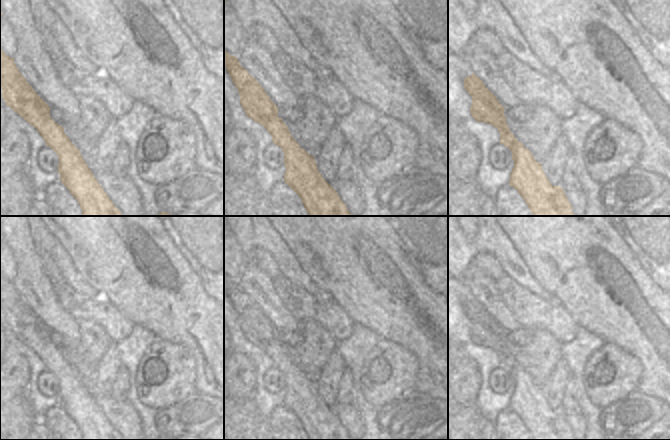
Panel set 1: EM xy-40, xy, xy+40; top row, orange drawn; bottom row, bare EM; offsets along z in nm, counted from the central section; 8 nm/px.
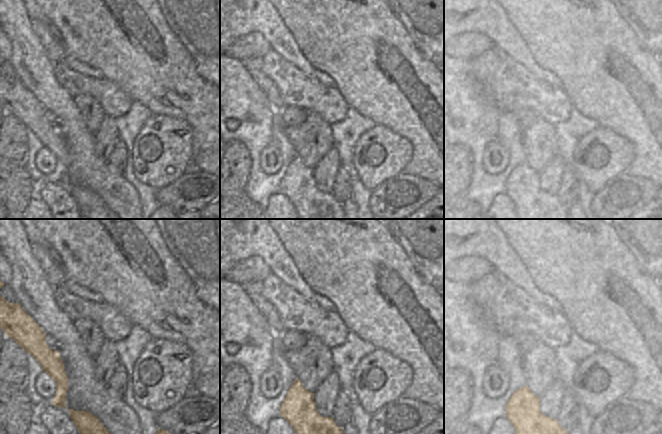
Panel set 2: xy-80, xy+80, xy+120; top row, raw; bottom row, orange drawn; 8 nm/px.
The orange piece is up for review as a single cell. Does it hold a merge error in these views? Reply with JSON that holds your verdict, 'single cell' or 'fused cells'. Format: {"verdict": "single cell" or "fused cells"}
{"verdict": "single cell"}

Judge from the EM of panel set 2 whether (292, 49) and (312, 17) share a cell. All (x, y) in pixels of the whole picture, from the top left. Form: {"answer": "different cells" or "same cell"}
{"answer": "different cells"}

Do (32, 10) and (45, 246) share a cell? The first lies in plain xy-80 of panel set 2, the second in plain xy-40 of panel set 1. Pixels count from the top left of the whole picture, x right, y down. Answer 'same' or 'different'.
same

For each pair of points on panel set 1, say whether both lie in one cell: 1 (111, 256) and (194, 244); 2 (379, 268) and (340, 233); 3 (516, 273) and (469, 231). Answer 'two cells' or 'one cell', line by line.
1: two cells
2: one cell
3: two cells

